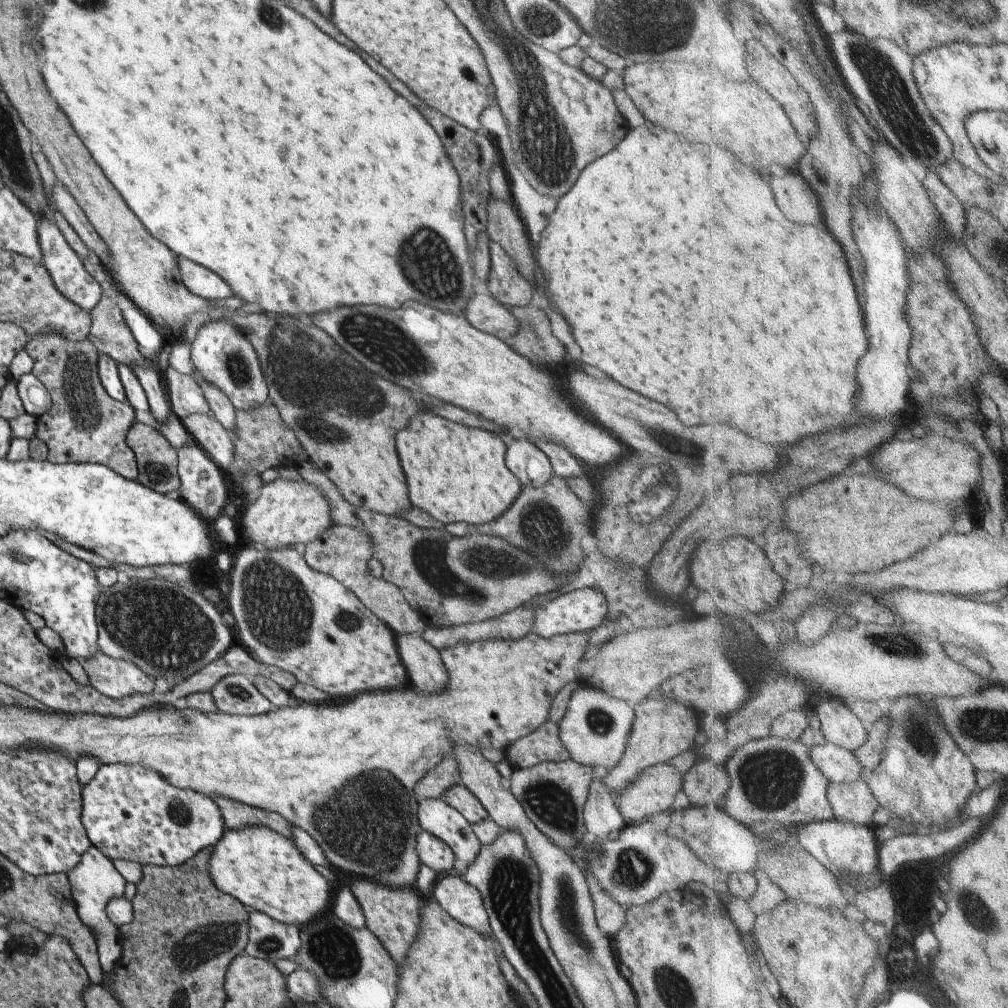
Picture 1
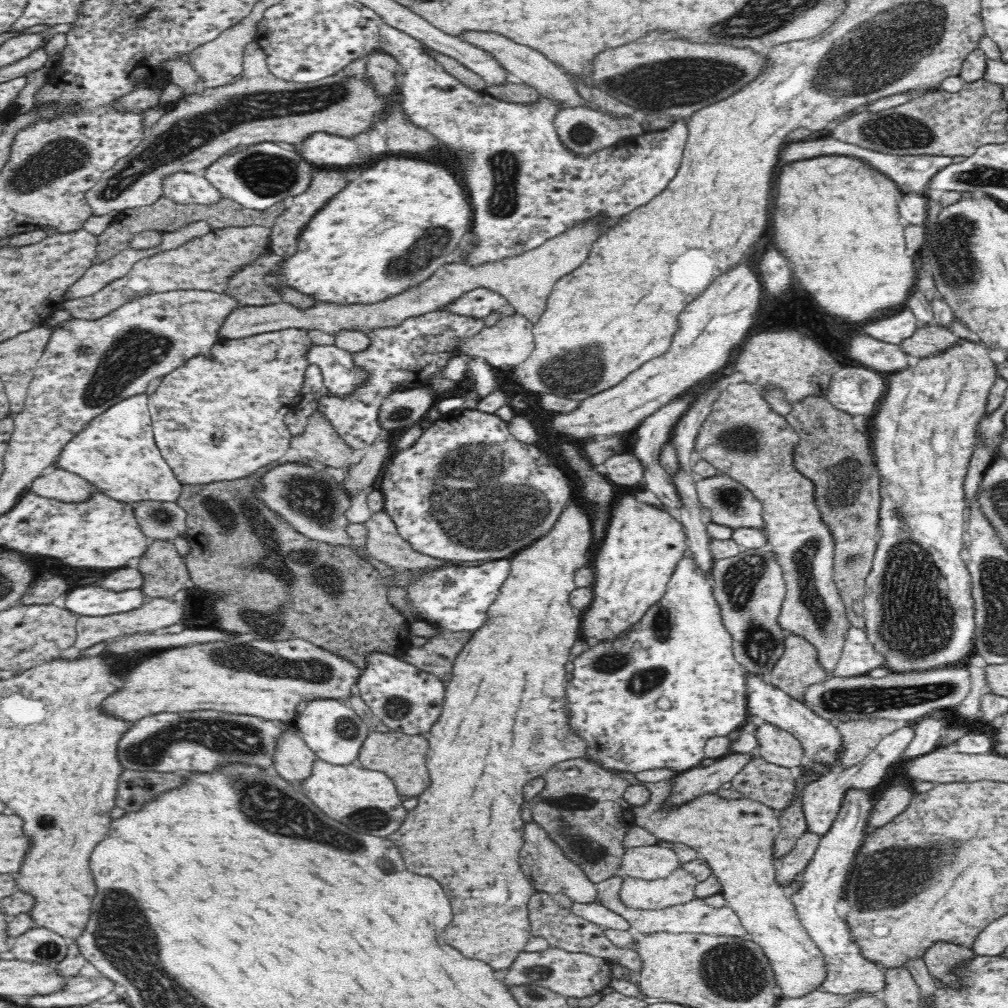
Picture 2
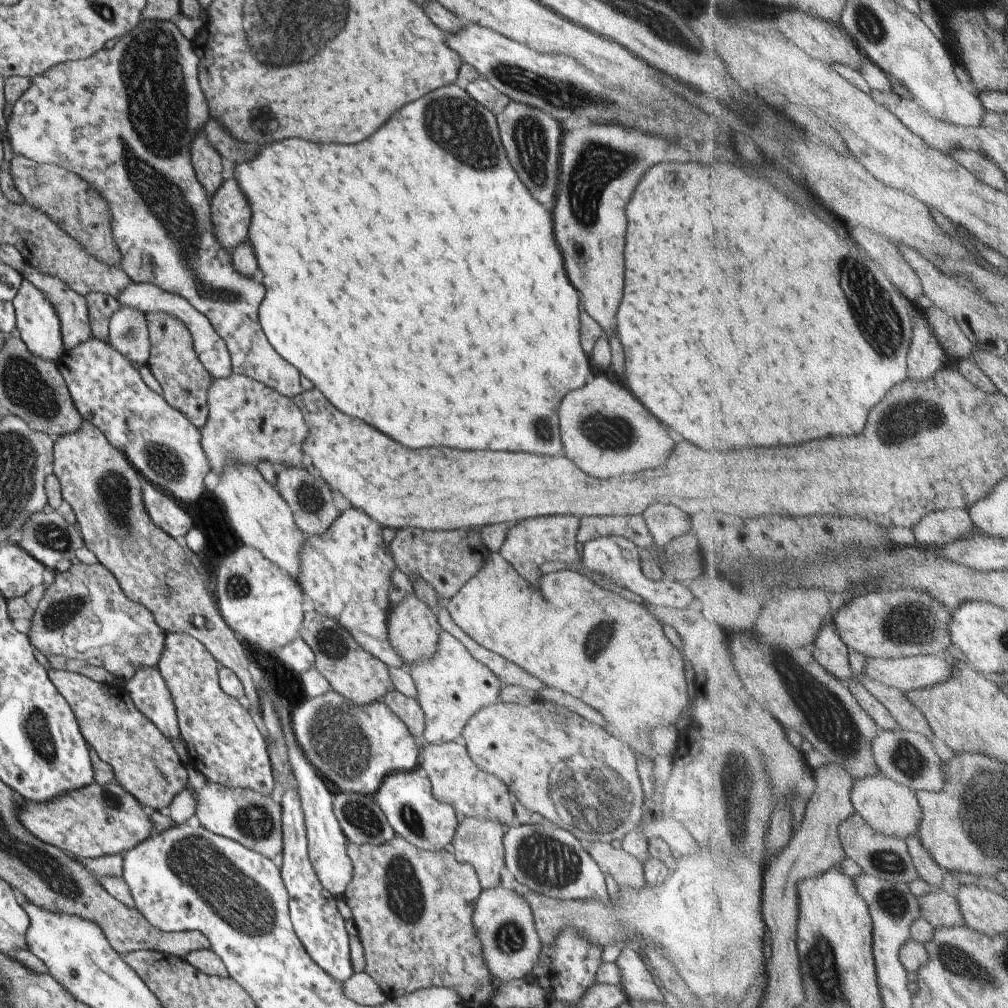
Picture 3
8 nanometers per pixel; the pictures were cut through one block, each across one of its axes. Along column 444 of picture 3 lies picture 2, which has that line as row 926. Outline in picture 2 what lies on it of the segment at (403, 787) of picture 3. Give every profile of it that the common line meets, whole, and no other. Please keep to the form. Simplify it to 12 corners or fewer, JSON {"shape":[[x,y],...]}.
{"shape":[[850,788],[791,896],[822,951],[824,992],[881,995],[836,911],[867,832],[870,793]]}

